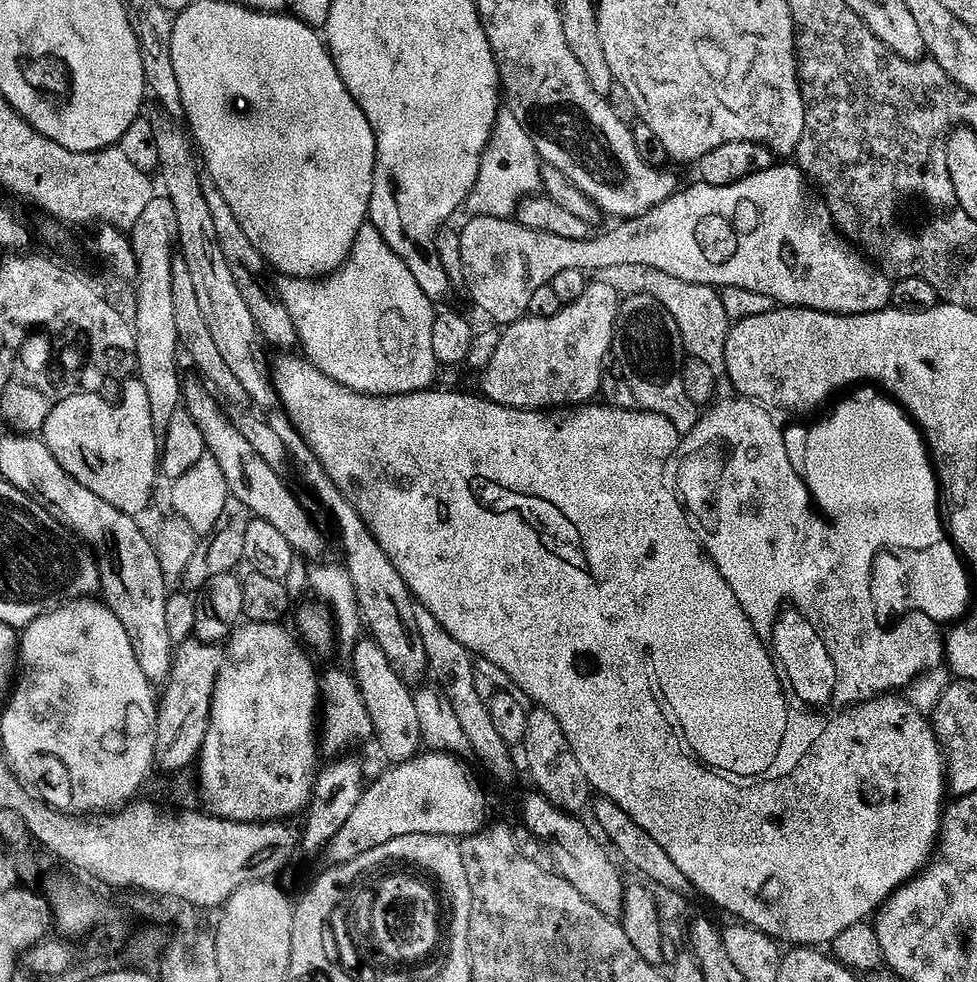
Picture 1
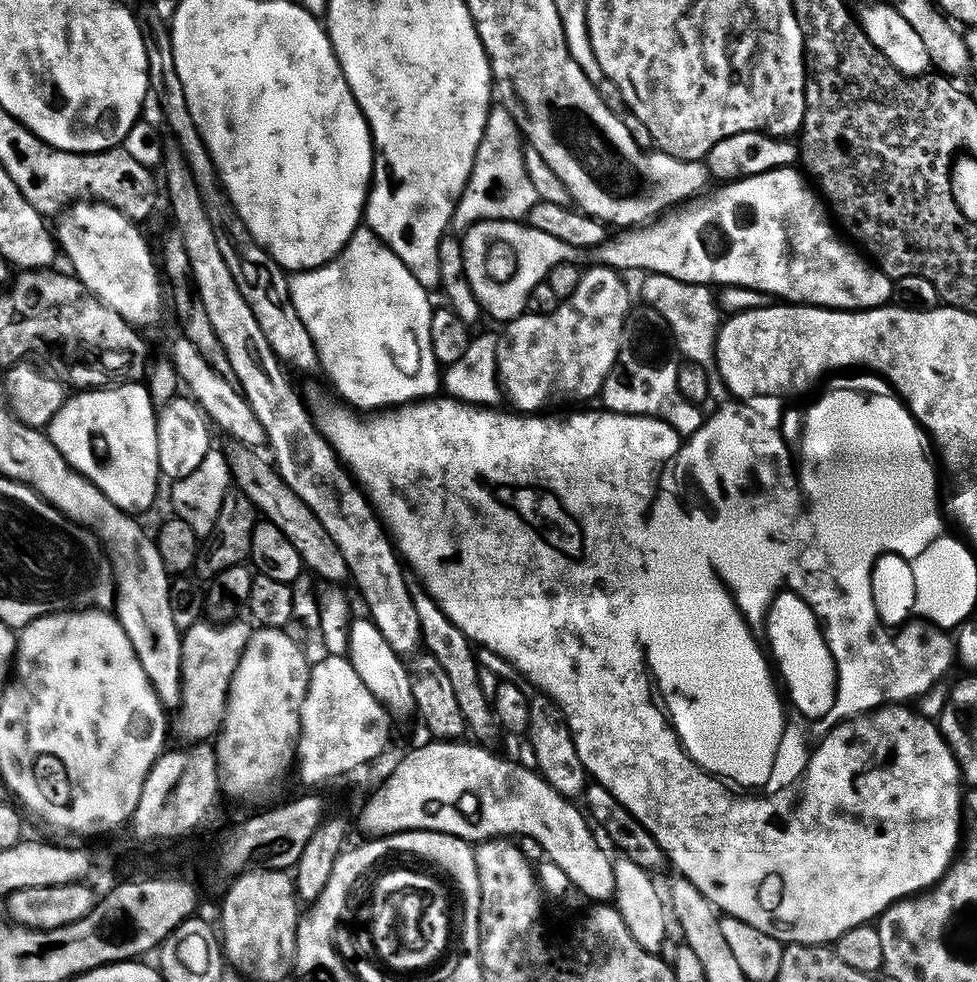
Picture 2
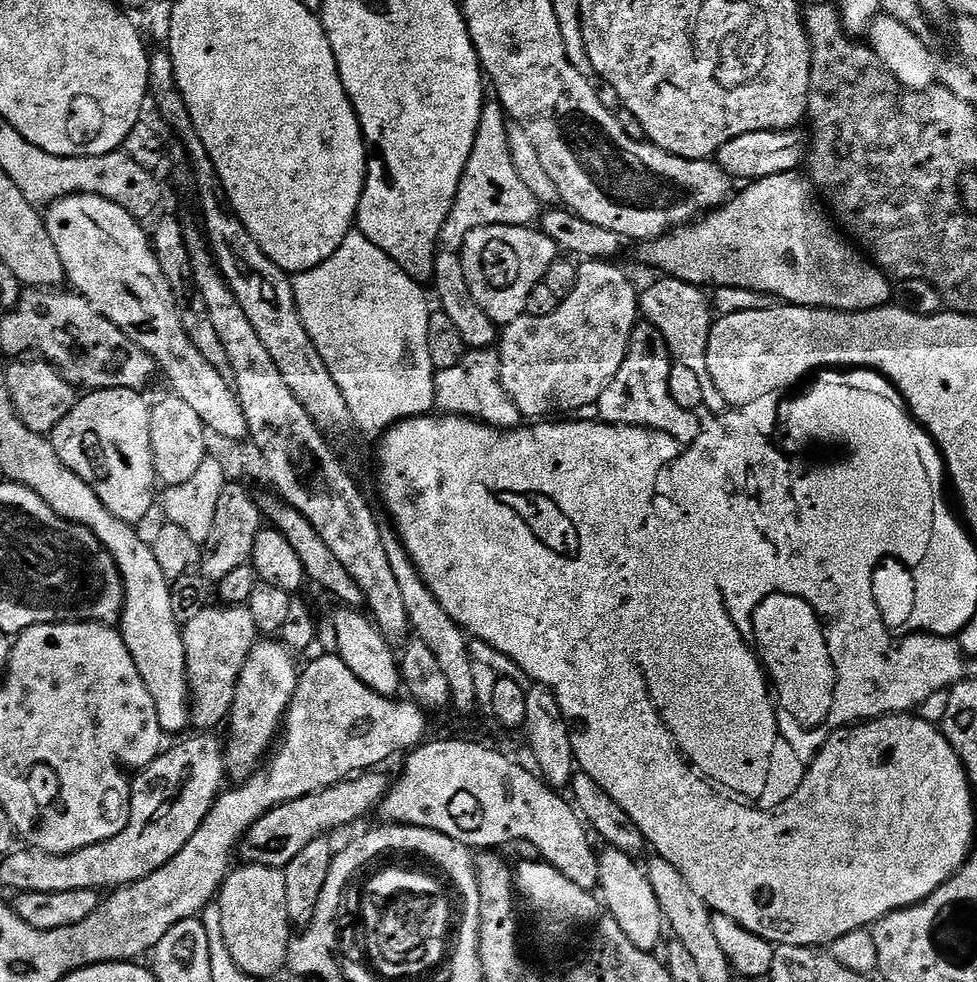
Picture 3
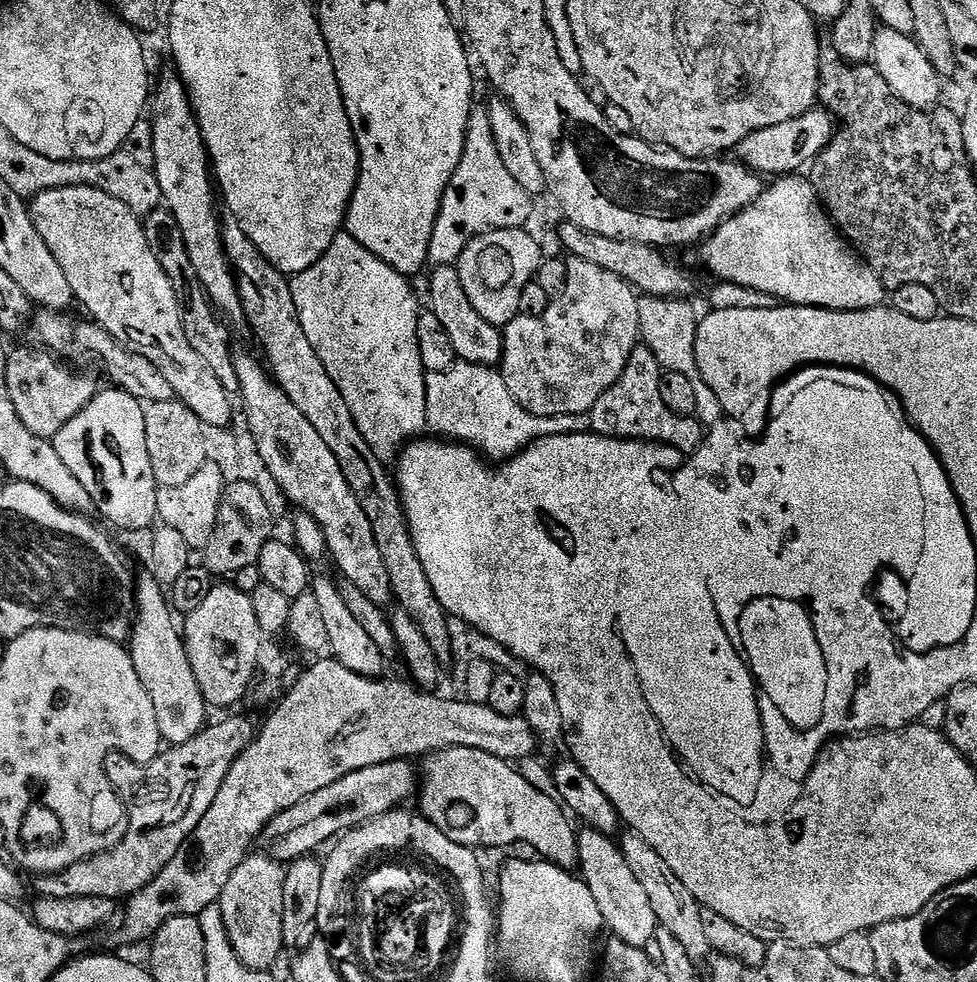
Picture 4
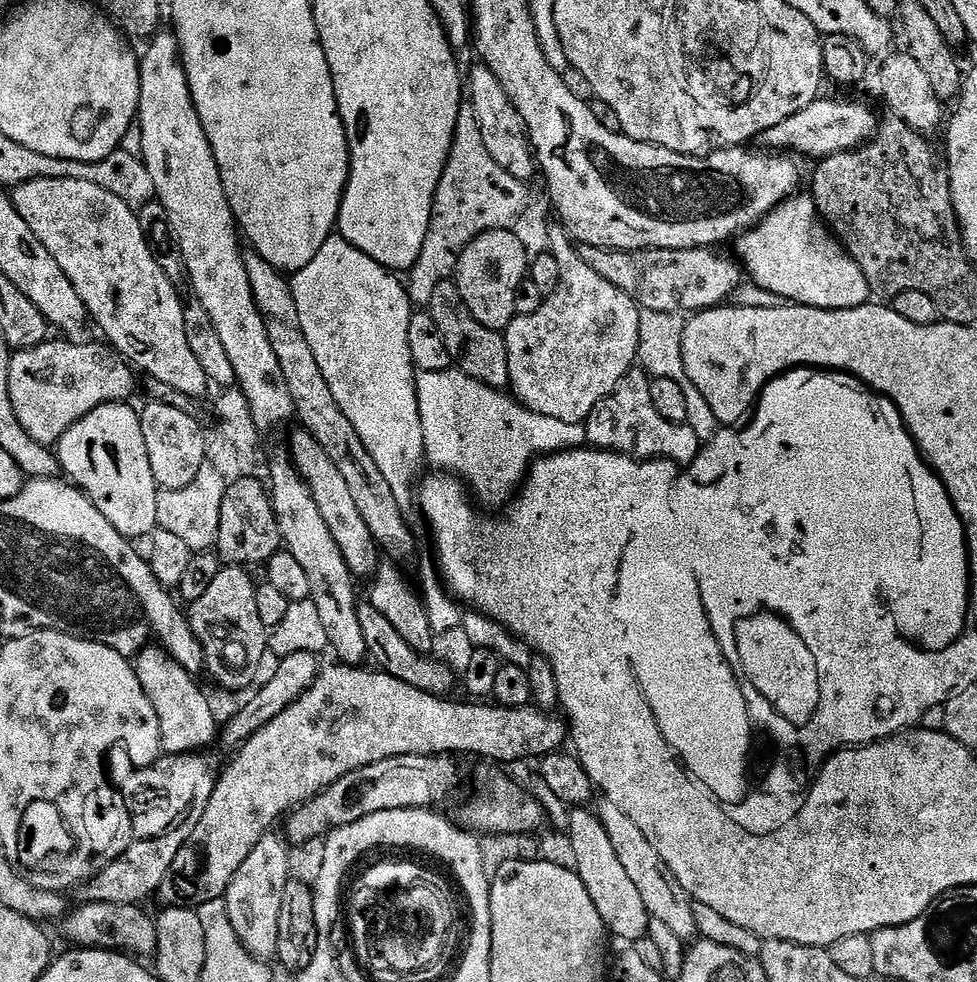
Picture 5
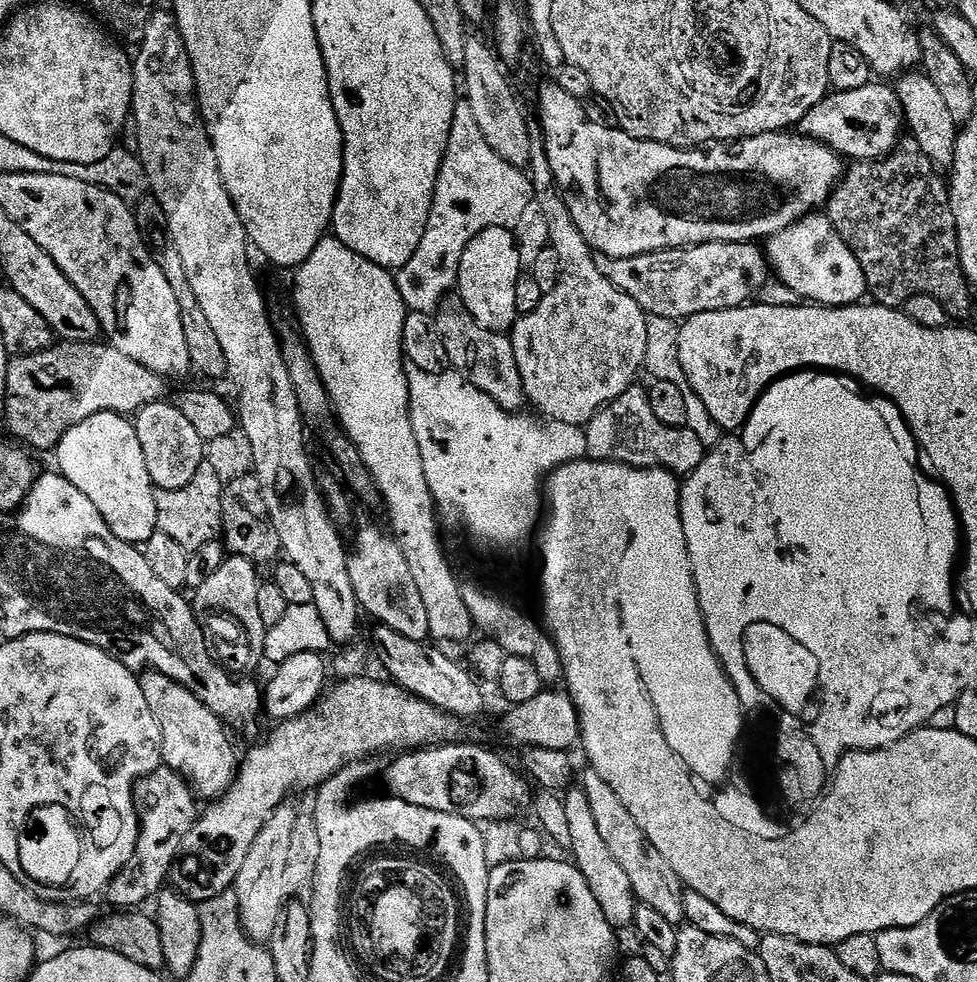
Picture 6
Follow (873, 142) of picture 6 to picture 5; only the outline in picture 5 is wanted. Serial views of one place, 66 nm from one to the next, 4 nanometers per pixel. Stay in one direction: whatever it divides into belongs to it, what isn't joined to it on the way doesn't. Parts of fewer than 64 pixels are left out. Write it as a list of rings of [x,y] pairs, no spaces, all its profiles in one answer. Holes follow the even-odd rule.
[[[818,98],[806,106],[806,110],[798,110],[798,114],[790,114],[786,122],[766,130],[763,143],[772,150],[783,150],[788,154],[801,152],[804,156],[823,158],[839,152],[848,152],[851,148],[859,148],[867,144],[876,134],[878,115],[868,104],[860,100],[824,100]]]

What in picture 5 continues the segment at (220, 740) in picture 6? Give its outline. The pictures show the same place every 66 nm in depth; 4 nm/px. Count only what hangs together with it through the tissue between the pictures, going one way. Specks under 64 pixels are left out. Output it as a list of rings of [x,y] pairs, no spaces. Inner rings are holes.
[[[160,646],[143,648],[140,655],[135,657],[134,667],[138,682],[142,682],[142,690],[146,690],[146,698],[150,698],[150,706],[154,706],[154,714],[158,714],[161,749],[173,756],[196,754],[204,750],[216,736],[216,716],[212,713],[211,702],[196,685],[197,677],[187,672]]]

